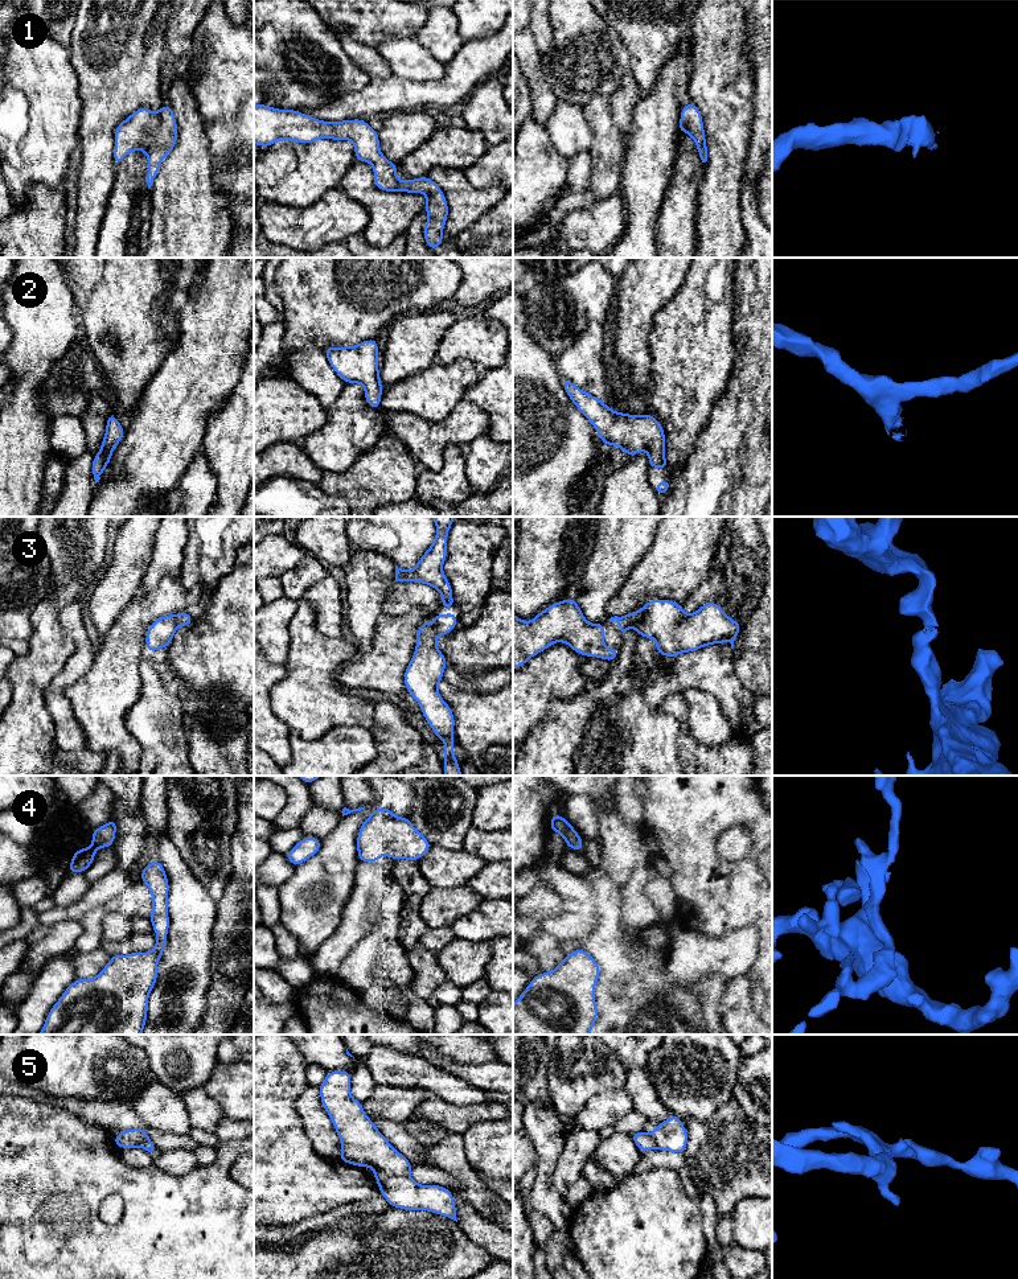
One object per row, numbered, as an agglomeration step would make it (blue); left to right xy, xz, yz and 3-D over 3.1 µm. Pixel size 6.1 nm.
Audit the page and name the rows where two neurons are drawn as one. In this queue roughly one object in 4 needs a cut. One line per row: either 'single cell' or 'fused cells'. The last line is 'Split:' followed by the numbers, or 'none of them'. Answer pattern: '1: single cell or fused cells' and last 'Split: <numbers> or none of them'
1: single cell
2: single cell
3: single cell
4: single cell
5: fused cells
Split: 5

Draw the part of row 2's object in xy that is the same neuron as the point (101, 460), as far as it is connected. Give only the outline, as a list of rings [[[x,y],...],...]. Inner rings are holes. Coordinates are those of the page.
[[[114,414],[107,416],[106,424],[107,427],[104,437],[102,439],[102,447],[99,452],[94,456],[91,465],[91,473],[95,482],[99,482],[106,466],[111,461],[115,447],[122,441],[126,432]]]

